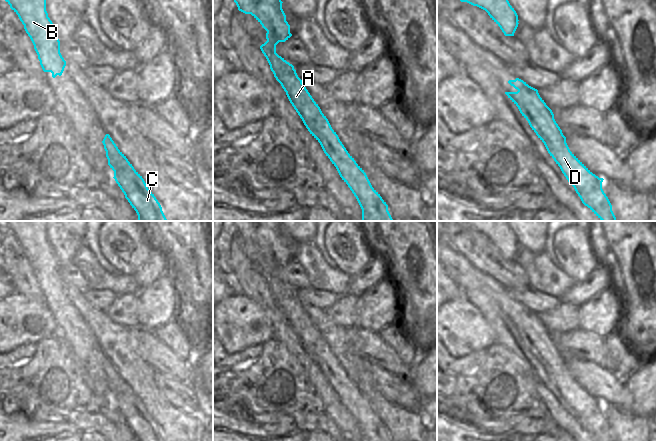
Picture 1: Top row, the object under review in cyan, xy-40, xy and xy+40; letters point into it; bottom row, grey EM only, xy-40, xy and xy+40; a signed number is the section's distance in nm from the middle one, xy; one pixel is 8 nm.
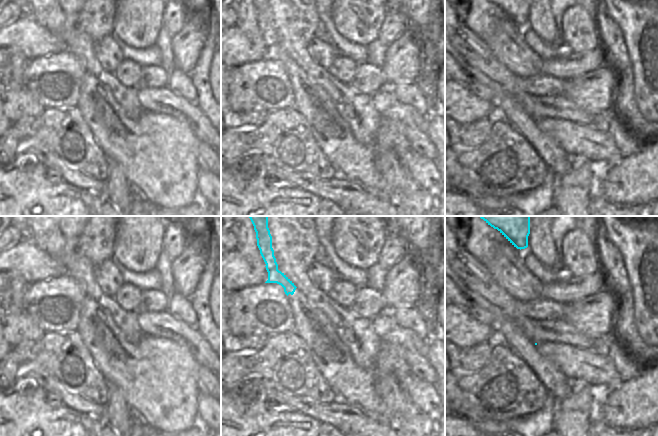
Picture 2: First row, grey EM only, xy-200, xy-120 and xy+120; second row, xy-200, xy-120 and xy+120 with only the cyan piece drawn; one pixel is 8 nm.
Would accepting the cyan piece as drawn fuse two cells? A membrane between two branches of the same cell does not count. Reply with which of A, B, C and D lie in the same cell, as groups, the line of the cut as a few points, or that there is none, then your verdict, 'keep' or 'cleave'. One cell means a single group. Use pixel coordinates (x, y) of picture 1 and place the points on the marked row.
groups A C D / B; cut xy (294, 69), (287, 70), (280, 83); cleave

